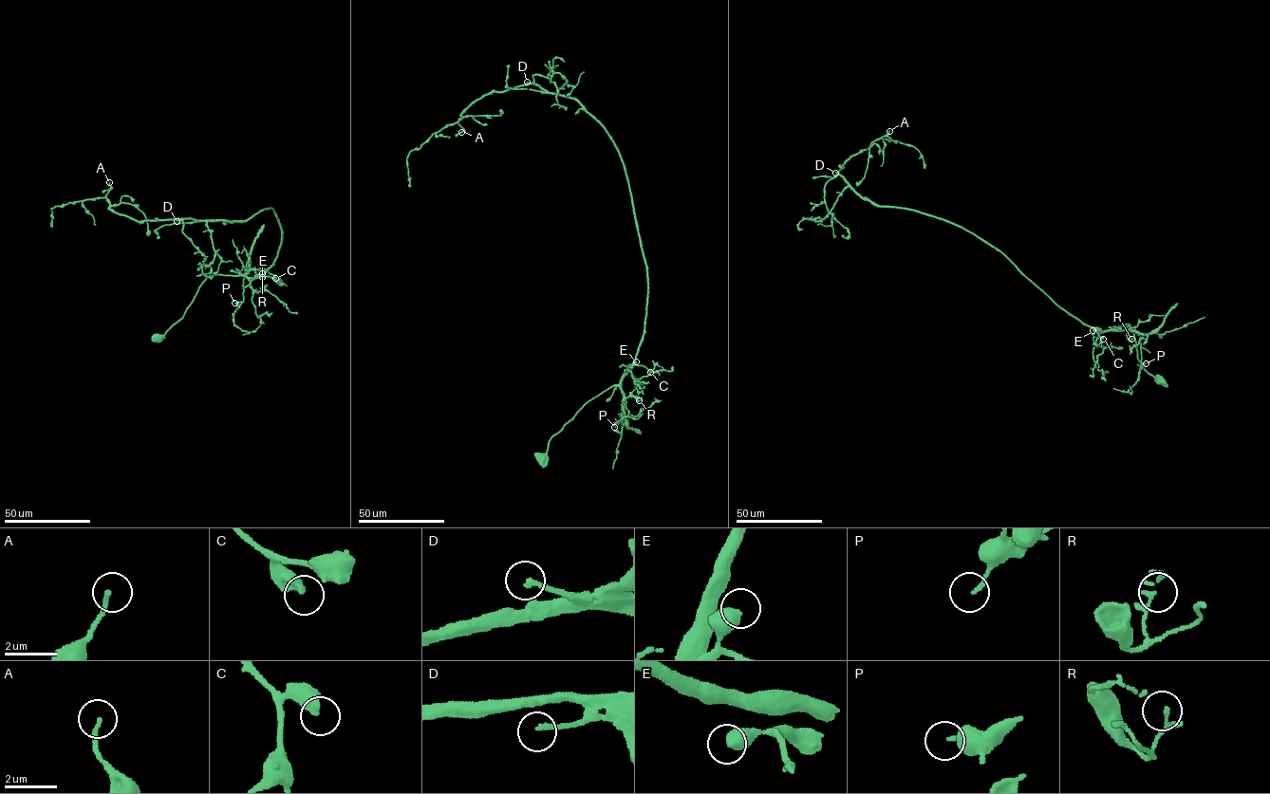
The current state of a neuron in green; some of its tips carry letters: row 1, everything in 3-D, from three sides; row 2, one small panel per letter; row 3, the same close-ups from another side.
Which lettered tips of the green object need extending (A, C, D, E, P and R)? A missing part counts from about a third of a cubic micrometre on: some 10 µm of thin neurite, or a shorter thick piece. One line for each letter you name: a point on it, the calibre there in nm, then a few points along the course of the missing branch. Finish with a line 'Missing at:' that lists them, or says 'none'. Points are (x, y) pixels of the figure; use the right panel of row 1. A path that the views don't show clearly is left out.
C: Place: (1103, 339). Thickness 460 nm. Course of what is missing: (1103, 339), (1114, 347), (1117, 339), (1115, 334)
D: Place: (835, 173). Thickness 180 nm
Missing at: C, D

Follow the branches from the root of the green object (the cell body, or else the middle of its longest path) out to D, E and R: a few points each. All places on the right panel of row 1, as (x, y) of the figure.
D: (1159, 378), (1138, 360), (1129, 324), (1104, 332), (1084, 324), (973, 234), (914, 210), (873, 204), (835, 173)
E: (1159, 378), (1145, 370), (1138, 360), (1130, 325), (1125, 323), (1104, 332), (1099, 329), (1092, 330)
R: (1159, 378), (1138, 360), (1132, 327), (1125, 323), (1114, 328), (1129, 330), (1127, 338), (1131, 339)

